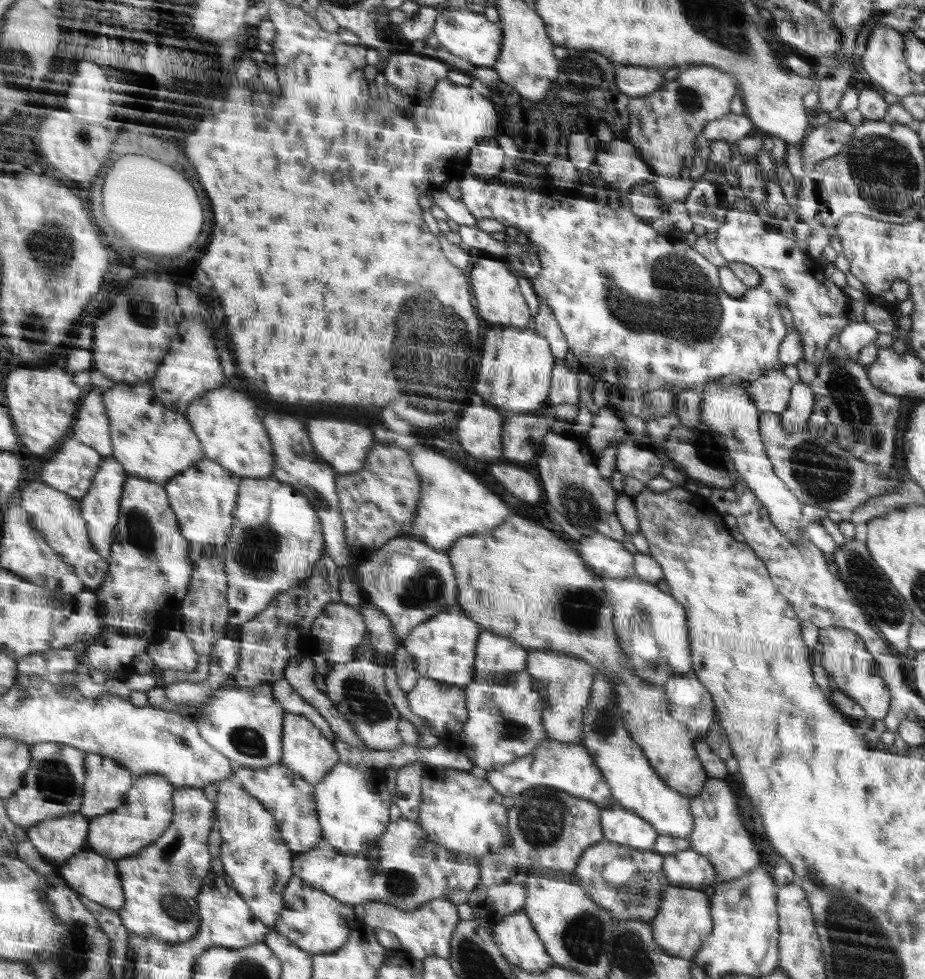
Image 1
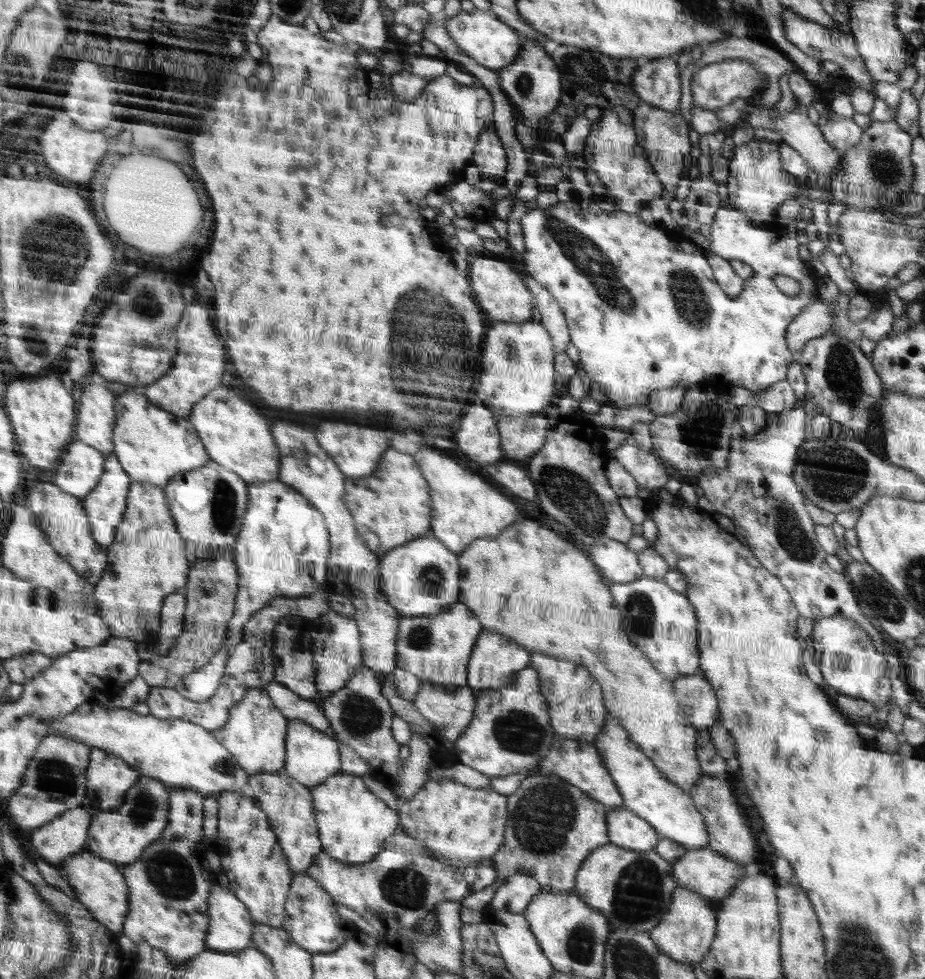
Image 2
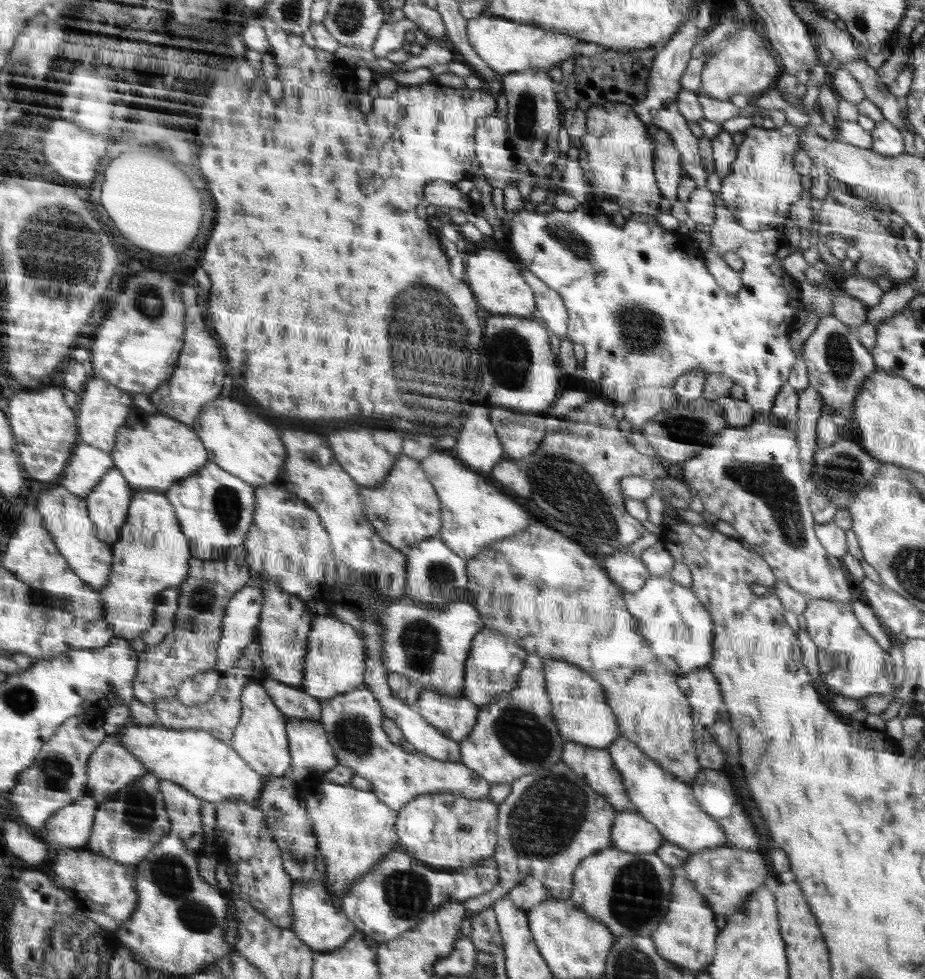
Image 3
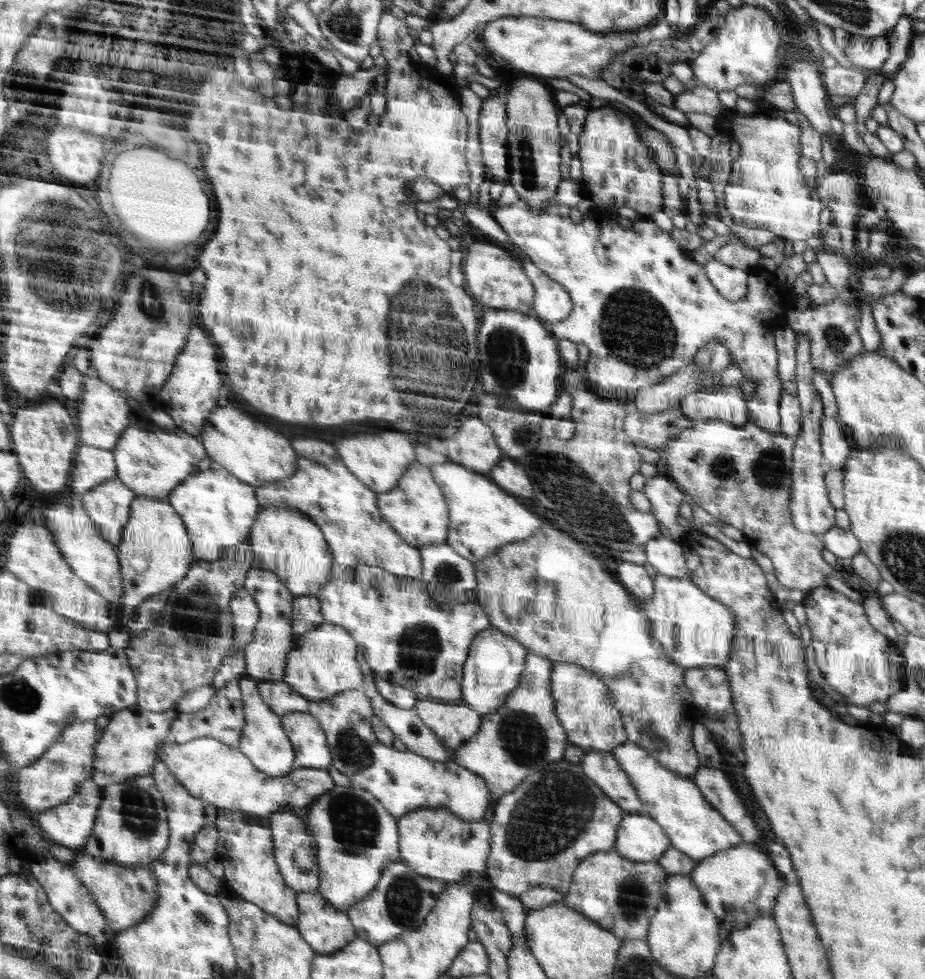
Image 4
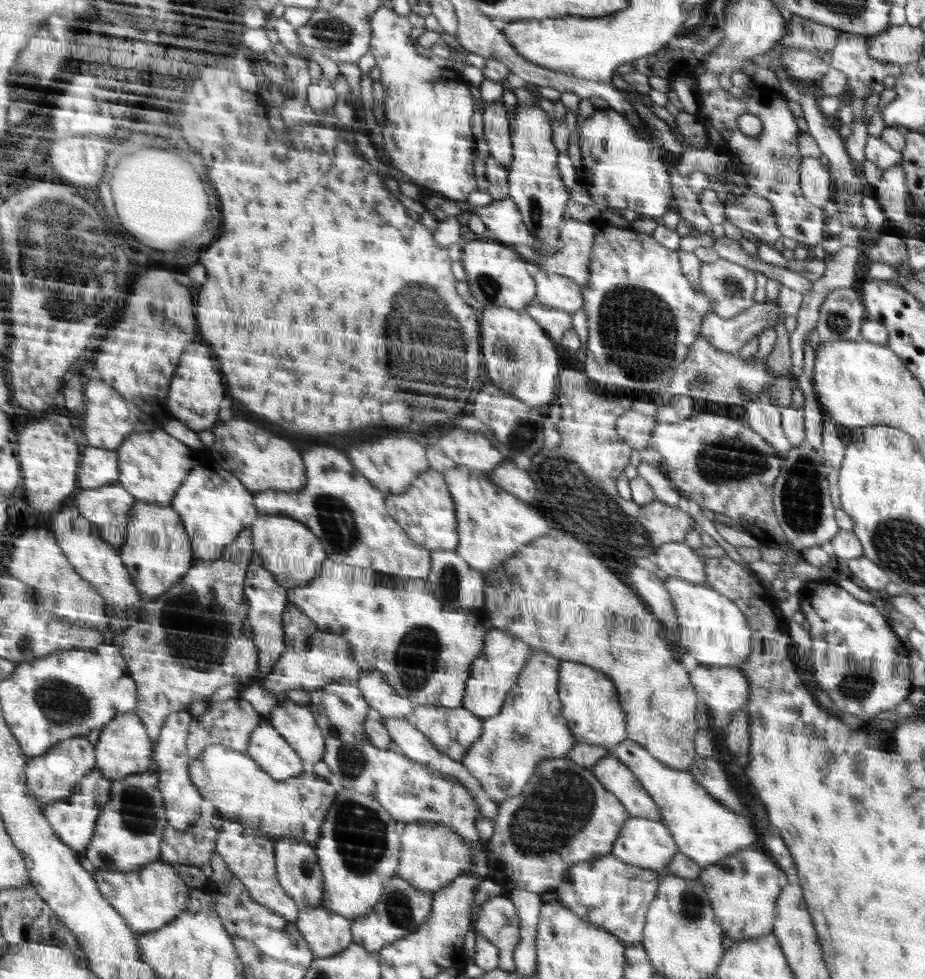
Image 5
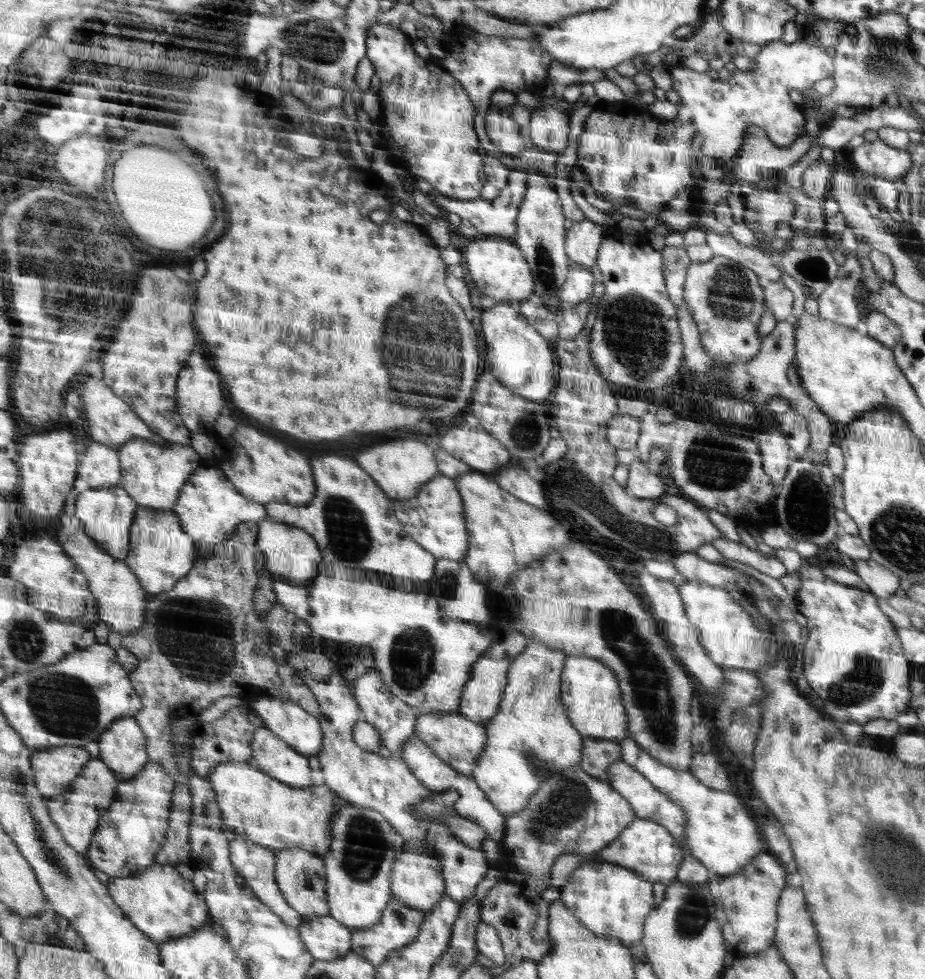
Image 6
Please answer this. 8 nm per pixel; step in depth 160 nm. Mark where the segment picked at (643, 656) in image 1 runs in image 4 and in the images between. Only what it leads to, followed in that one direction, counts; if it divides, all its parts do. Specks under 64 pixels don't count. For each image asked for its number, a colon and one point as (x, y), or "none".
2: (662, 622)
3: (673, 621)
4: (695, 630)

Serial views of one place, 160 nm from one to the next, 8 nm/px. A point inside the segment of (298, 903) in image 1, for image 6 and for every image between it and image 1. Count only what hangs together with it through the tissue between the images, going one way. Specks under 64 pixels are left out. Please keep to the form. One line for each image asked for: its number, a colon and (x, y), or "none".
2: (311, 919)
3: (318, 923)
4: (327, 930)
5: (327, 933)
6: (327, 939)

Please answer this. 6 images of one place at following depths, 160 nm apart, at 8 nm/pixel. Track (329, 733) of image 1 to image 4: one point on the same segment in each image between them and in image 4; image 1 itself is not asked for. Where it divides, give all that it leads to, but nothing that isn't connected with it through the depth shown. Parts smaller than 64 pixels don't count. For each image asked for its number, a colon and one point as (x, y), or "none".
2: (293, 706)
3: (294, 702)
4: (283, 699)

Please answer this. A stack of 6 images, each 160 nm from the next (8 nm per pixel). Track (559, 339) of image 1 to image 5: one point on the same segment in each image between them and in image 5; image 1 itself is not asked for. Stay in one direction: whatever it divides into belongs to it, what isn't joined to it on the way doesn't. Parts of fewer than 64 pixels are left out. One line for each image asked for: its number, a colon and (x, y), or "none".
2: (553, 318)
3: (550, 307)
4: (553, 303)
5: (559, 292)

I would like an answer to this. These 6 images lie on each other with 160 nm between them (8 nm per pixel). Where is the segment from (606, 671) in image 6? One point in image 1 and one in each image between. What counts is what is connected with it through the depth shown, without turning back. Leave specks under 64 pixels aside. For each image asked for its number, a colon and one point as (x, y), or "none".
1: (565, 680)
2: (577, 709)
3: (579, 703)
4: (585, 706)
5: (590, 704)

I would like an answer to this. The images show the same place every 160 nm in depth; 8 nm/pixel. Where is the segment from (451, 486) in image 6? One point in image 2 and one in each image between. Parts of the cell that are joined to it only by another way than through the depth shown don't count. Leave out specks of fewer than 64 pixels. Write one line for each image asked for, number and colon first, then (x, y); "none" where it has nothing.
2: (392, 507)
3: (405, 509)
4: (417, 510)
5: (426, 512)

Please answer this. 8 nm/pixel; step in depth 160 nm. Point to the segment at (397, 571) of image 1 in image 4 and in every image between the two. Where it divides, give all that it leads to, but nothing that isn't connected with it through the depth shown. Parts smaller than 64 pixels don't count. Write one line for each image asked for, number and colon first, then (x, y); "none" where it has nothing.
2: (419, 578)
3: (435, 575)
4: (450, 578)

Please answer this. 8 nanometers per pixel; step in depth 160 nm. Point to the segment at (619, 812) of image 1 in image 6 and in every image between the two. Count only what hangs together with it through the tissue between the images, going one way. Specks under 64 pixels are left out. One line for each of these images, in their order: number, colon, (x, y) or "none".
2: (627, 830)
3: (632, 833)
4: (640, 838)
5: (646, 843)
6: (646, 847)

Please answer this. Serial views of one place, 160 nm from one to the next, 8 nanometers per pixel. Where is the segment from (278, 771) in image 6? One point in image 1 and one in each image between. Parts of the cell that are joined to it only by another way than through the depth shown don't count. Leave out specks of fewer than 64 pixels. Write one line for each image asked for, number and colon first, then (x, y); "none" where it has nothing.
1: (246, 724)
2: (256, 732)
3: (261, 738)
4: (264, 741)
5: (268, 747)

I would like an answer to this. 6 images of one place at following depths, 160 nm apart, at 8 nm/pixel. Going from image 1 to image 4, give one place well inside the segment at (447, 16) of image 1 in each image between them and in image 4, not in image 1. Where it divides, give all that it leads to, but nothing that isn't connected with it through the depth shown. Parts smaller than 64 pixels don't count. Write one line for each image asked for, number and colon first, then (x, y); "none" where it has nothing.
2: (481, 35)
3: (507, 47)
4: (548, 49)

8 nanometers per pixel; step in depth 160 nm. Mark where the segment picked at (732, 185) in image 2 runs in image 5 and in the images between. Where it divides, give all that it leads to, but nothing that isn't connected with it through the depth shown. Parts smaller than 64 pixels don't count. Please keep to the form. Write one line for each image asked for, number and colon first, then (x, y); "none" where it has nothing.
3: (762, 184)
4: (766, 189)
5: (770, 164)

